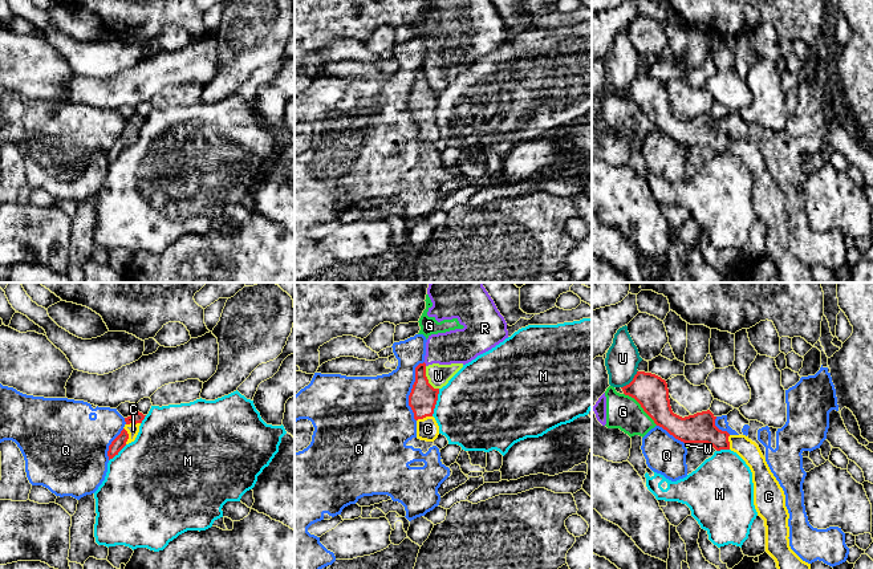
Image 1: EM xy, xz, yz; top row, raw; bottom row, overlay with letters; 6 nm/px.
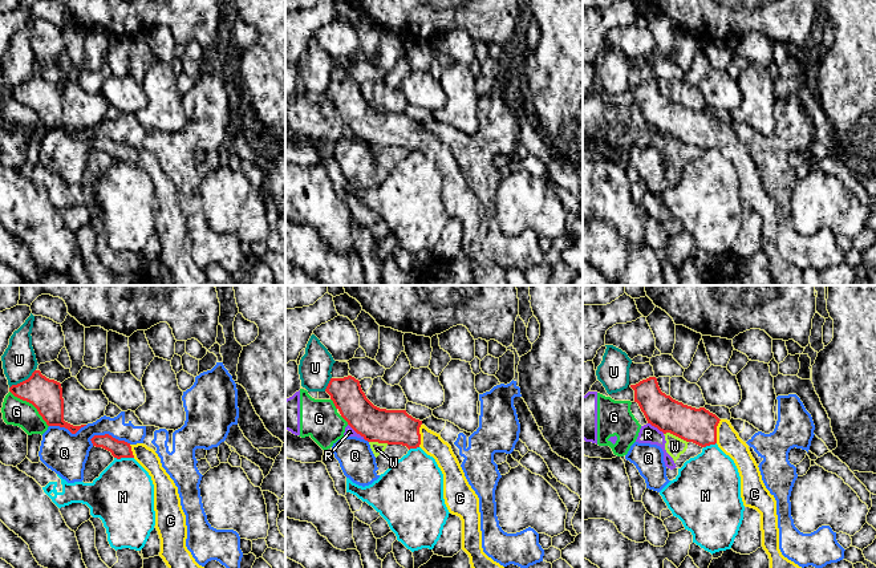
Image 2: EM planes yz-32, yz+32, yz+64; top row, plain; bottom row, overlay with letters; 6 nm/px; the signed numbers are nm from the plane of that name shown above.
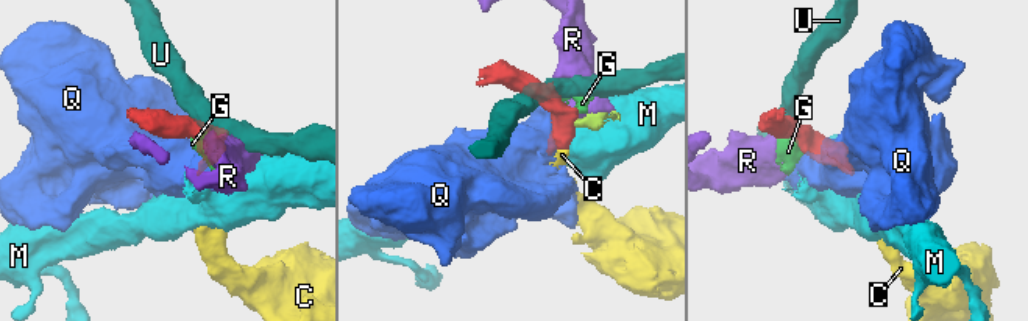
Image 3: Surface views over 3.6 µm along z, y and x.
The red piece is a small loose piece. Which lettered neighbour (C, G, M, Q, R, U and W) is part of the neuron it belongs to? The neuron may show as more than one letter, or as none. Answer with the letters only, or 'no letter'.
C

